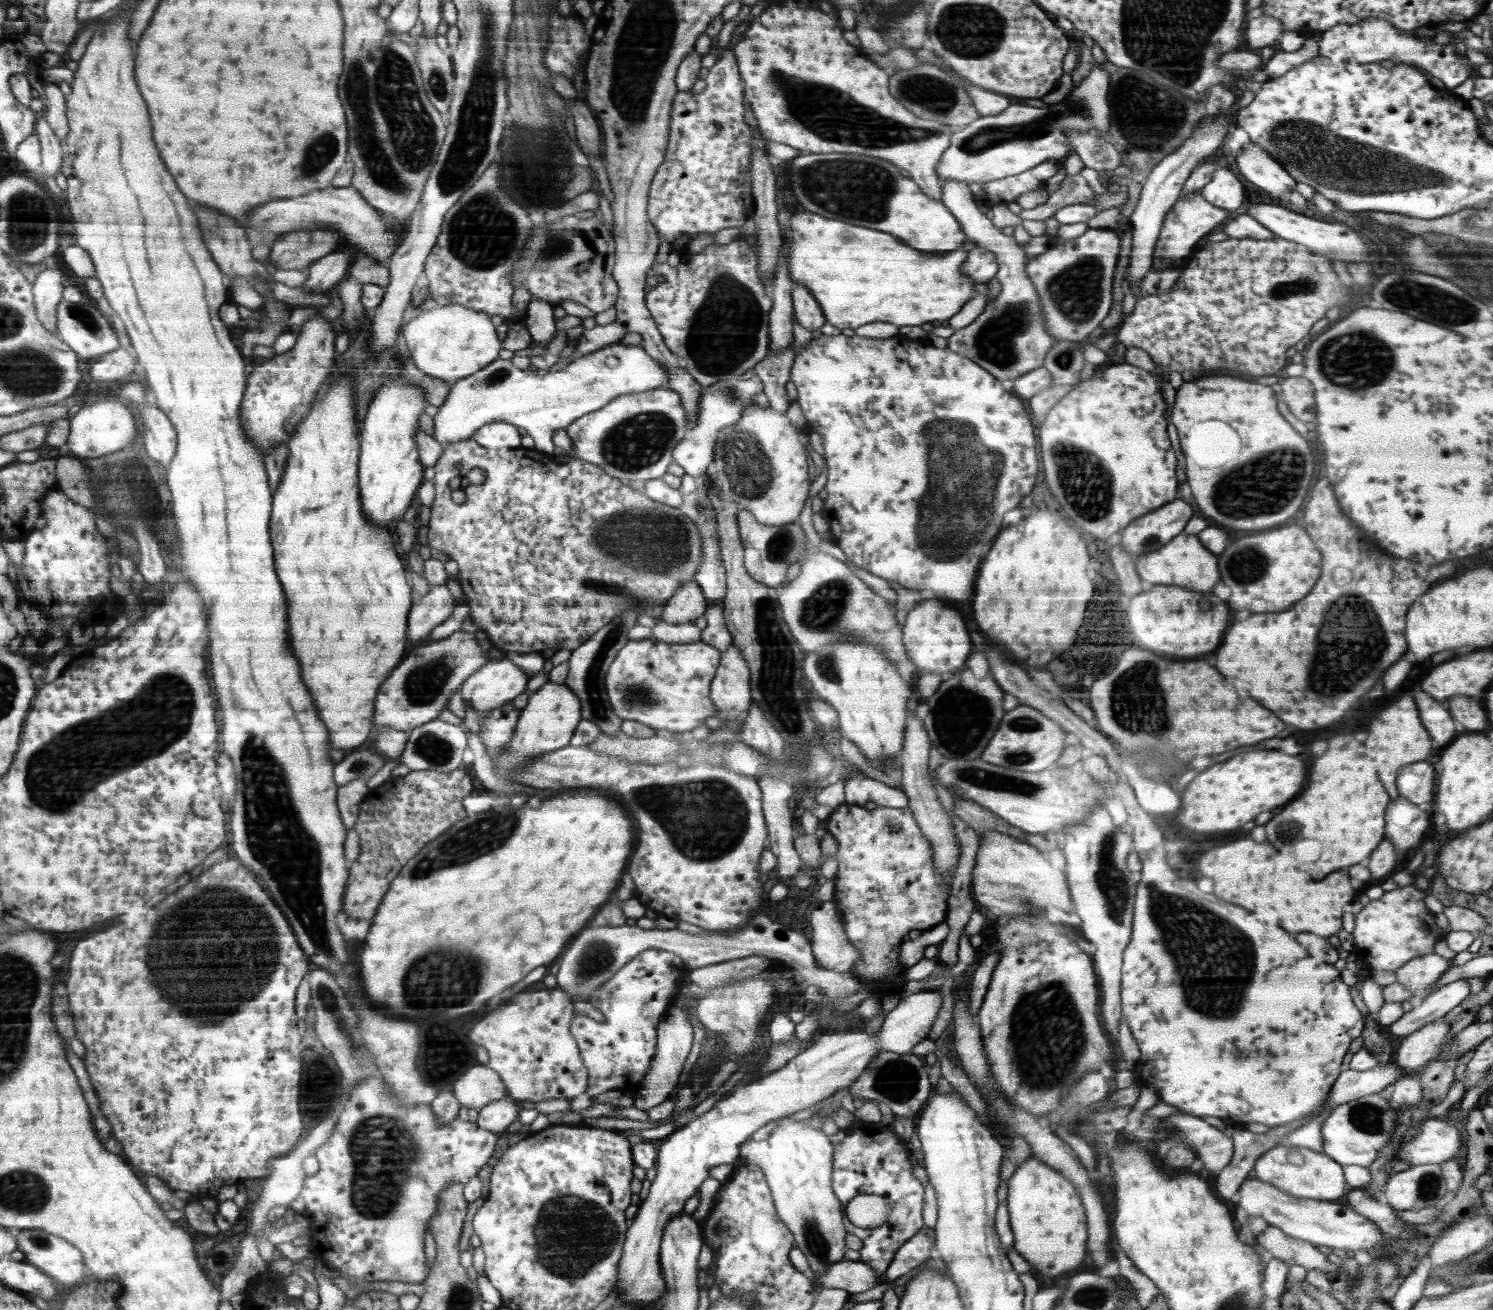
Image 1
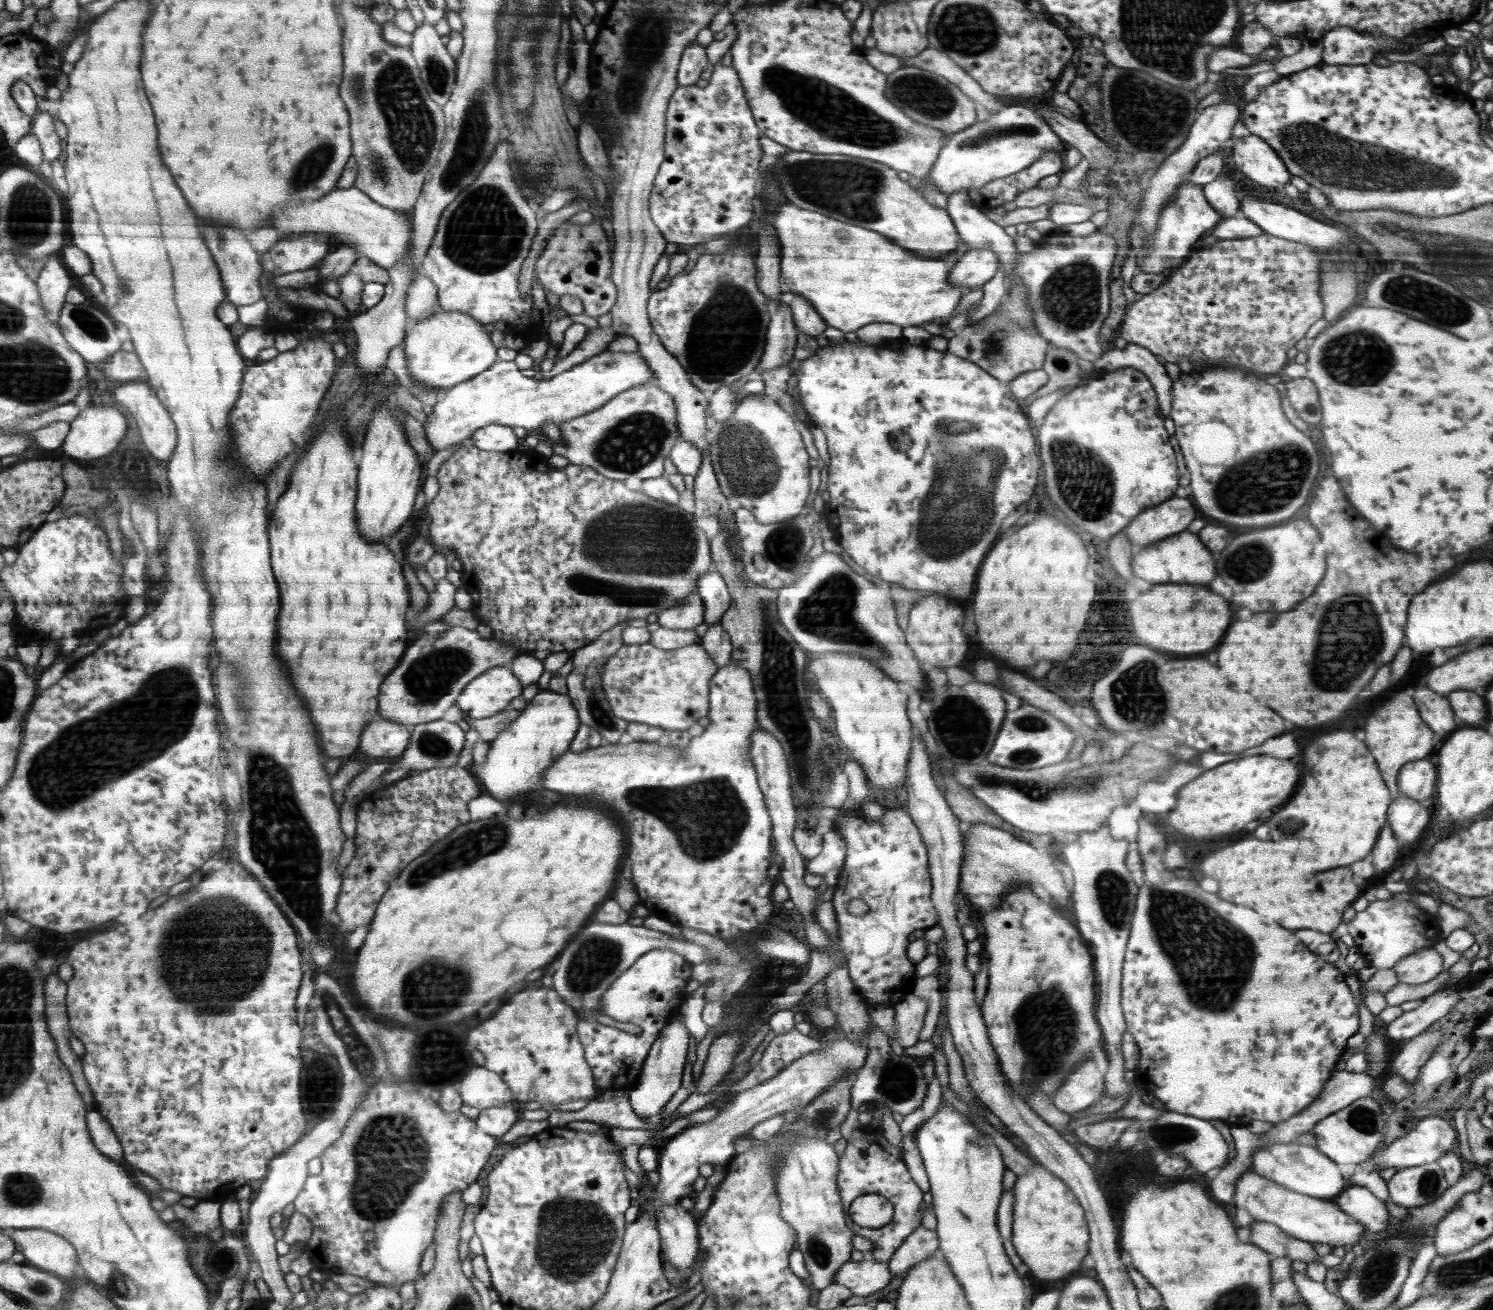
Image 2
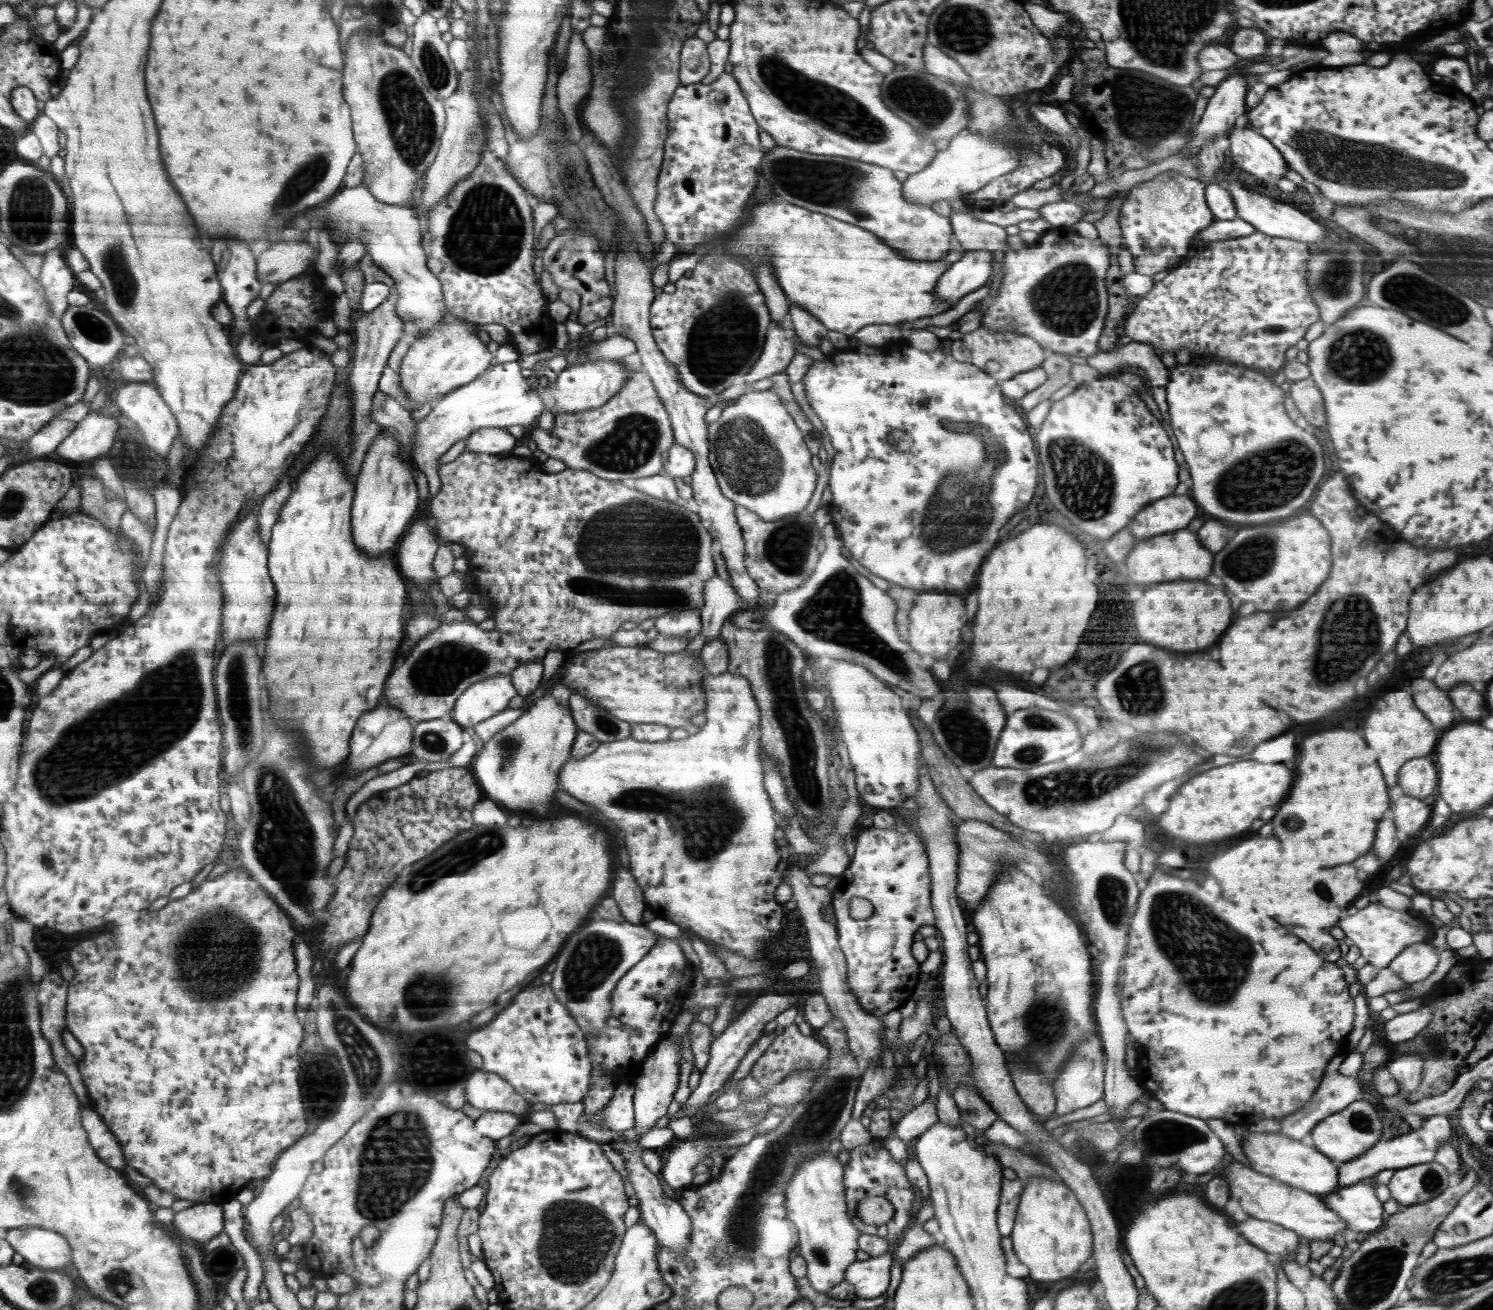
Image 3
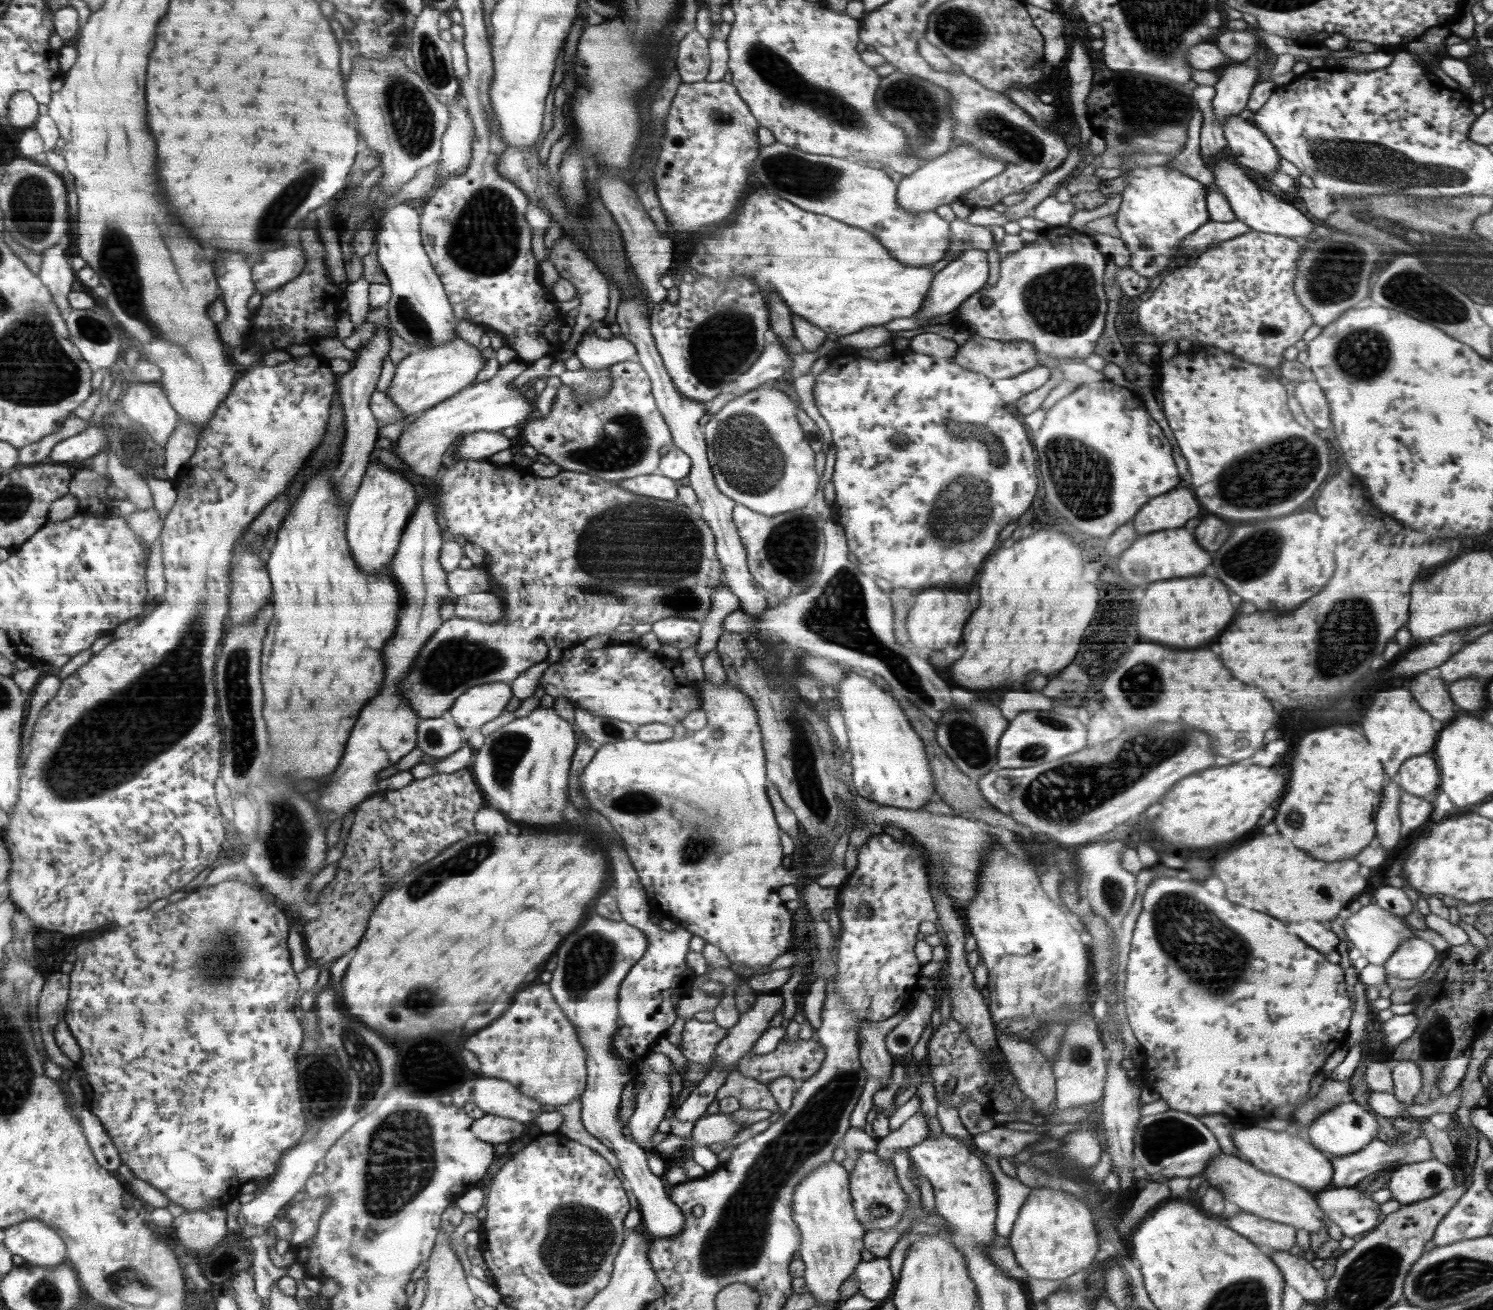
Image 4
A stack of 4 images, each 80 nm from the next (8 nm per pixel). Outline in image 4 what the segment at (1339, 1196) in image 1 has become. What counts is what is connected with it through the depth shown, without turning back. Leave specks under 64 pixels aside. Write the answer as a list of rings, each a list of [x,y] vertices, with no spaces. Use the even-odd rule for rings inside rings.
[[[1244,1124],[1242,1128],[1236,1128],[1231,1138],[1236,1147],[1235,1156],[1262,1172],[1288,1180],[1316,1194],[1332,1188],[1334,1168],[1329,1156],[1296,1134],[1266,1129],[1262,1125]]]

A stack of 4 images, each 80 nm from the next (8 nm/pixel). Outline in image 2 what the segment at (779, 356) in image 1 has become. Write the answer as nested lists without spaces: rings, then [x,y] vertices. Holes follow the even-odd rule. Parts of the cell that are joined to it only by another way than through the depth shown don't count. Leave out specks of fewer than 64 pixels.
[[[789,363],[772,370],[765,370],[759,378],[764,381],[764,393],[772,397],[785,411],[795,414],[795,398],[791,395],[787,385],[790,376],[792,376],[792,371]]]

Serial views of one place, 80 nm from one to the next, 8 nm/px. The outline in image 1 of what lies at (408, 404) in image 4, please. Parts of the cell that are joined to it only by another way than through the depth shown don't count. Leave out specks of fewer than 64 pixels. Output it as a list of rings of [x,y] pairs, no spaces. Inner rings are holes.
[[[462,304],[438,305],[404,325],[400,333],[415,367],[440,380],[463,379],[490,363],[500,352],[500,340],[487,312],[476,312]]]

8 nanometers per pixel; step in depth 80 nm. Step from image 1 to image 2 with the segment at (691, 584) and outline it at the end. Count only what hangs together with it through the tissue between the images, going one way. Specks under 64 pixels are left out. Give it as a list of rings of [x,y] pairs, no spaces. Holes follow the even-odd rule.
[[[696,592],[690,594],[683,604],[659,613],[656,626],[664,628],[681,628],[690,630],[703,623],[704,605],[701,596]]]

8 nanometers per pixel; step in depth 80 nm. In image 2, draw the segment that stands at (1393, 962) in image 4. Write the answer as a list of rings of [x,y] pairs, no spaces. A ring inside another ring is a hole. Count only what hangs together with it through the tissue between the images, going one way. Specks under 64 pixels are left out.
[[[1420,947],[1412,956],[1406,956],[1394,966],[1399,982],[1424,984],[1443,971],[1443,958],[1433,947]]]

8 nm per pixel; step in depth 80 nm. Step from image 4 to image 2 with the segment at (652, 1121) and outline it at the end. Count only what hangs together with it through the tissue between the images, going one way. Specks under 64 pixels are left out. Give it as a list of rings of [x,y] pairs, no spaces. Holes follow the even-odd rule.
[[[677,1017],[665,1026],[659,1038],[655,1040],[651,1052],[643,1064],[642,1078],[640,1078],[637,1088],[629,1094],[632,1110],[640,1117],[654,1116],[664,1110],[664,1106],[670,1102],[673,1094],[681,1087],[682,1074],[686,1064],[688,1054],[689,1031],[678,1023]]]

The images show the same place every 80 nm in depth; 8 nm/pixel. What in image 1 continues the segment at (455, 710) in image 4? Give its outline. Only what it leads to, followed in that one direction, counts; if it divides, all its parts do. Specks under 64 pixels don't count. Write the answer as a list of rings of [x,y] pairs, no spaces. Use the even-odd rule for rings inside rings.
[[[507,656],[492,659],[469,677],[460,688],[464,705],[472,707],[482,719],[492,710],[527,691],[531,678]]]

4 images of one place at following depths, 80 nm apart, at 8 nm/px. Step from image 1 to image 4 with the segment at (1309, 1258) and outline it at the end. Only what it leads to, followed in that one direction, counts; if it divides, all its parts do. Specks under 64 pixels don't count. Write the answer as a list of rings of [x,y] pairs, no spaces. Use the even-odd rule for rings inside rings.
[[[1241,1211],[1238,1216],[1226,1218],[1226,1226],[1242,1234],[1255,1245],[1266,1244],[1276,1251],[1289,1251],[1296,1244],[1296,1229]]]

